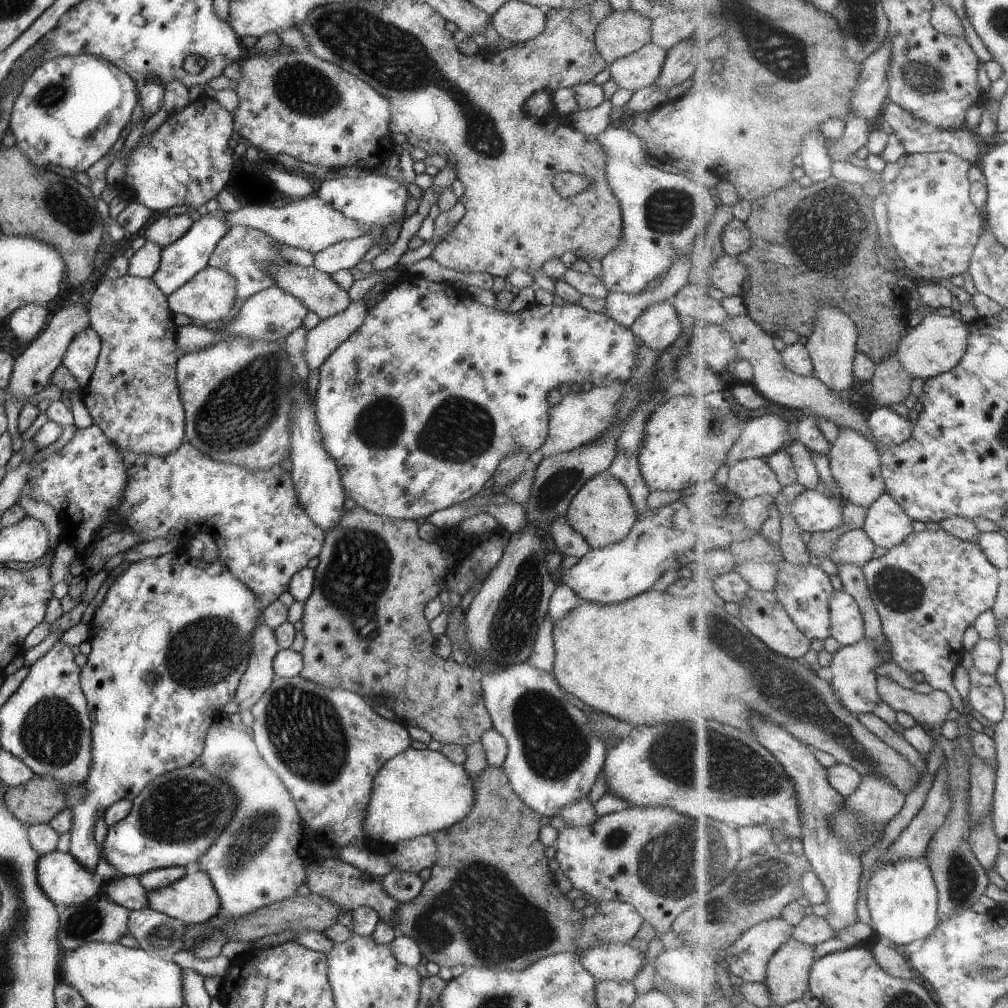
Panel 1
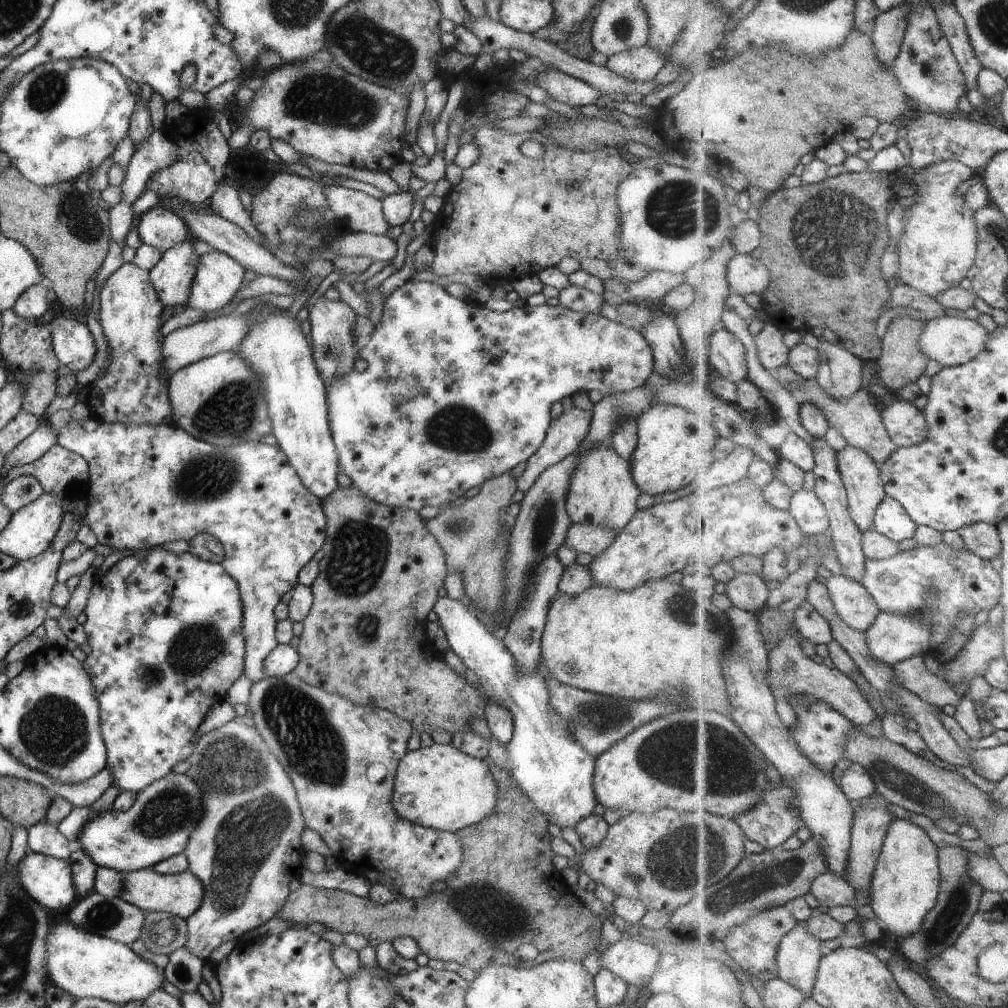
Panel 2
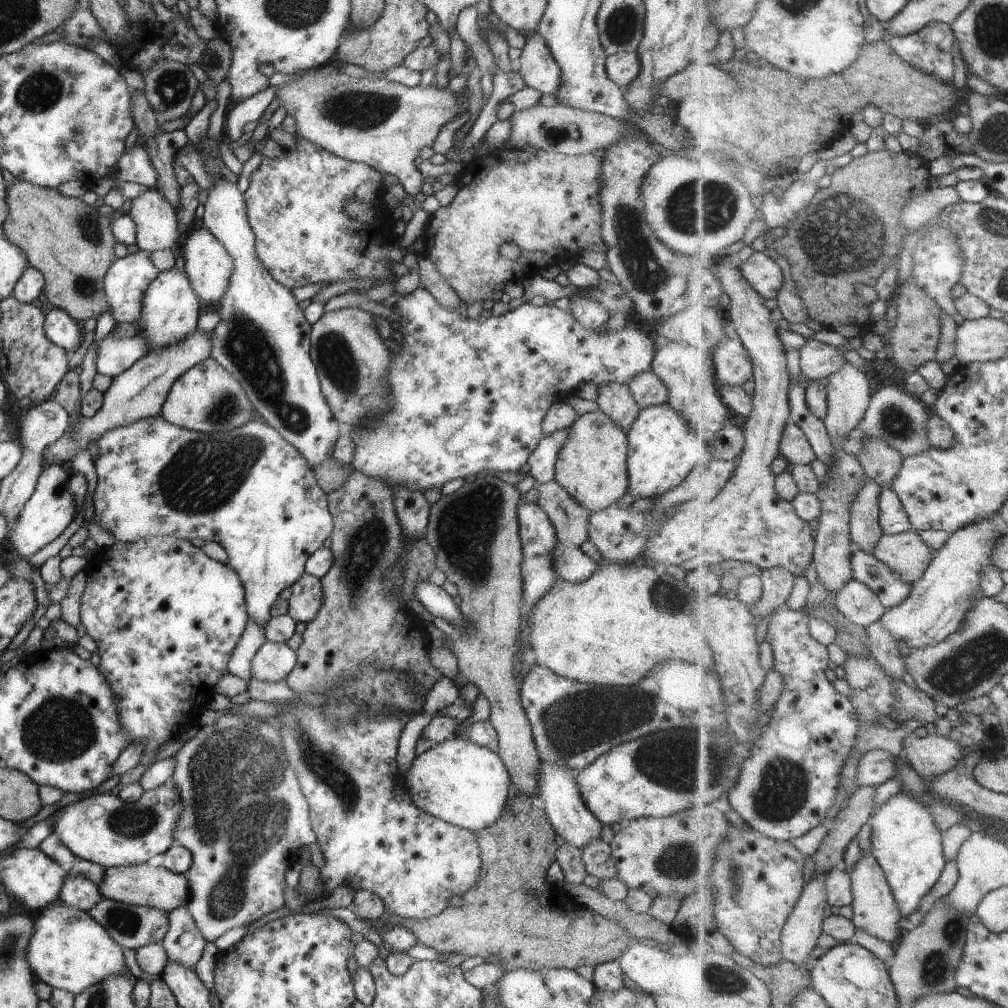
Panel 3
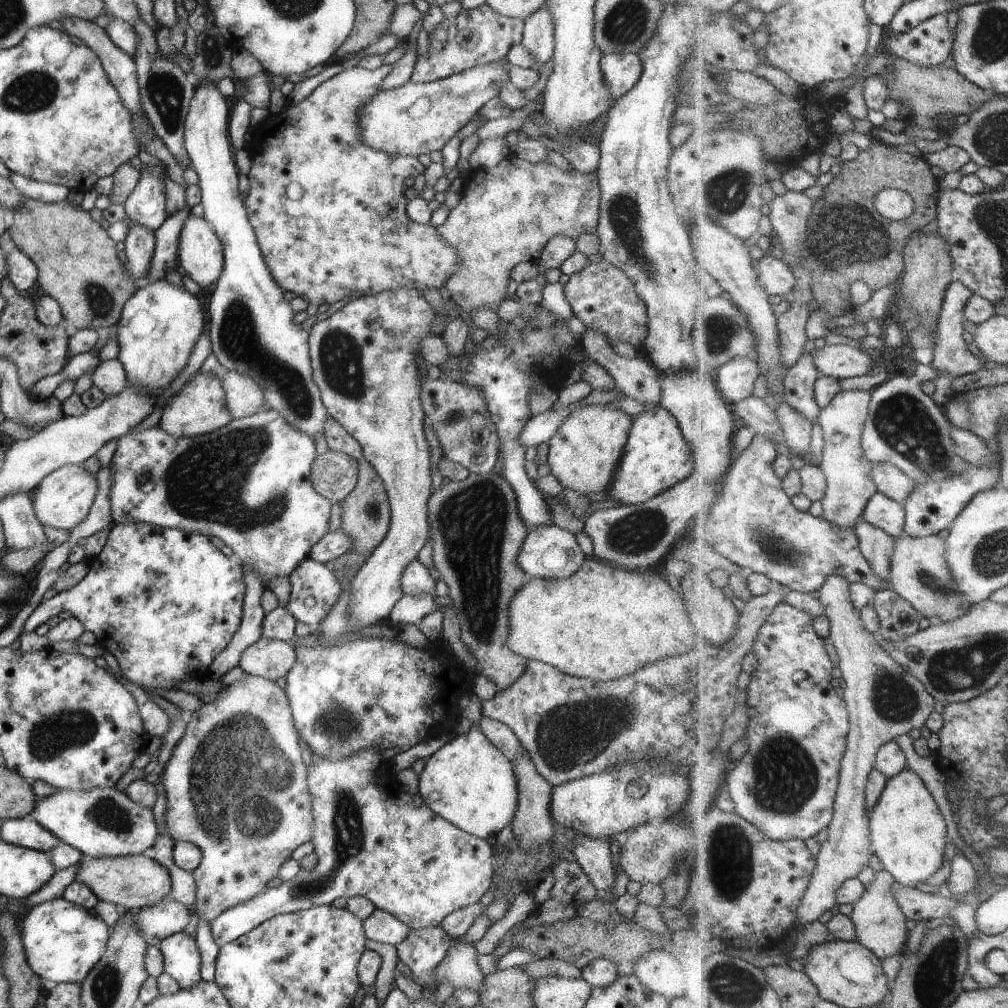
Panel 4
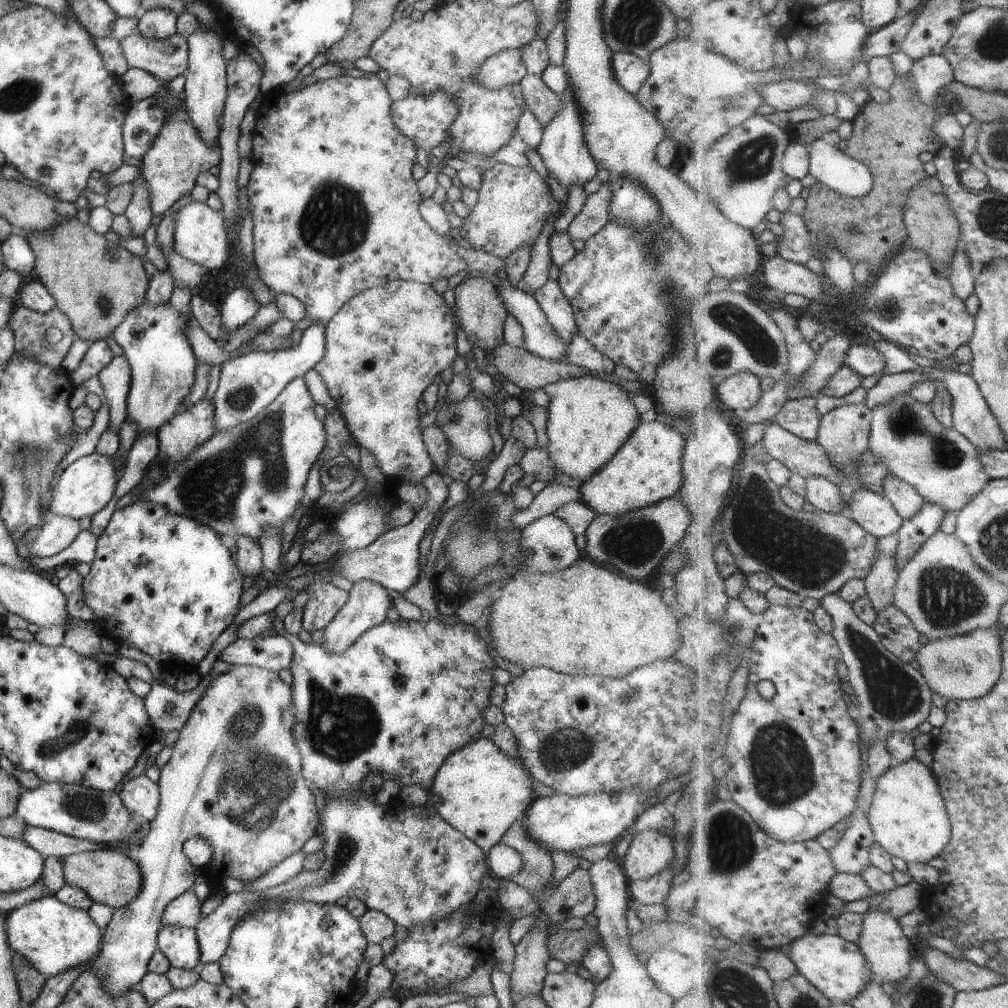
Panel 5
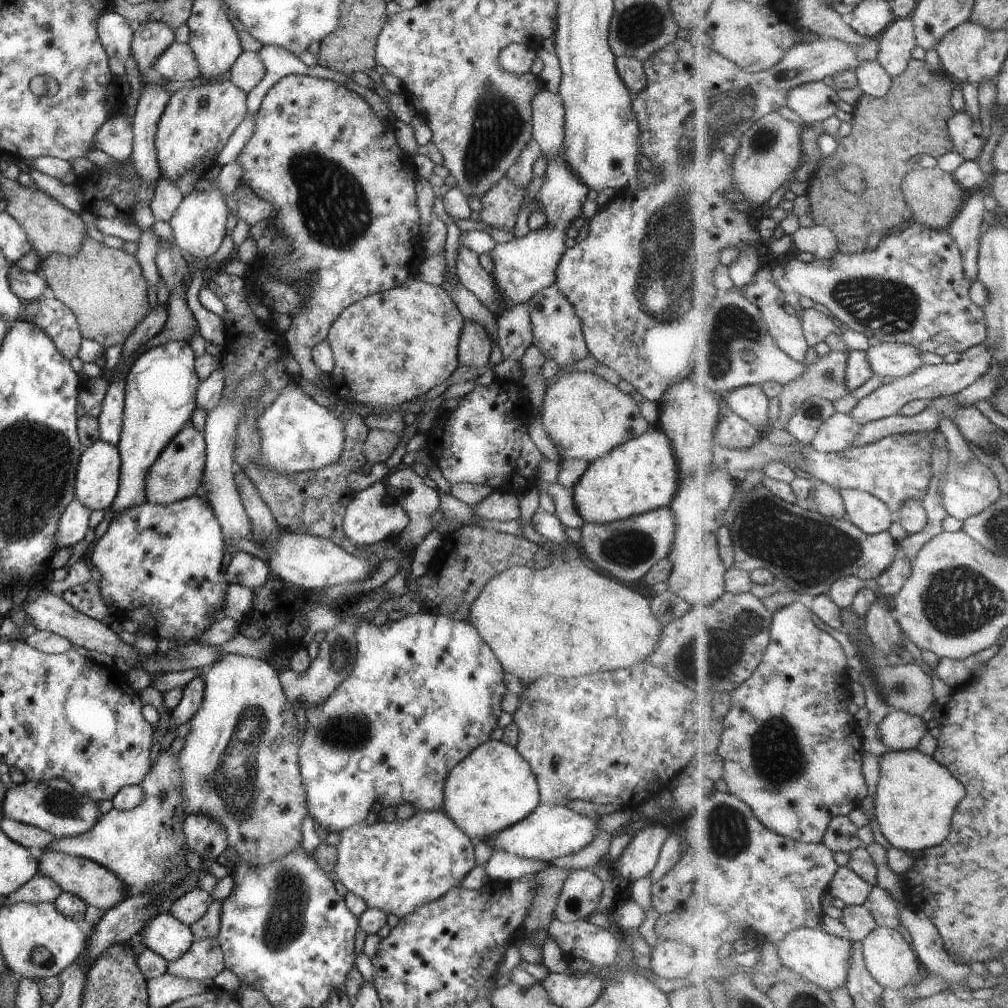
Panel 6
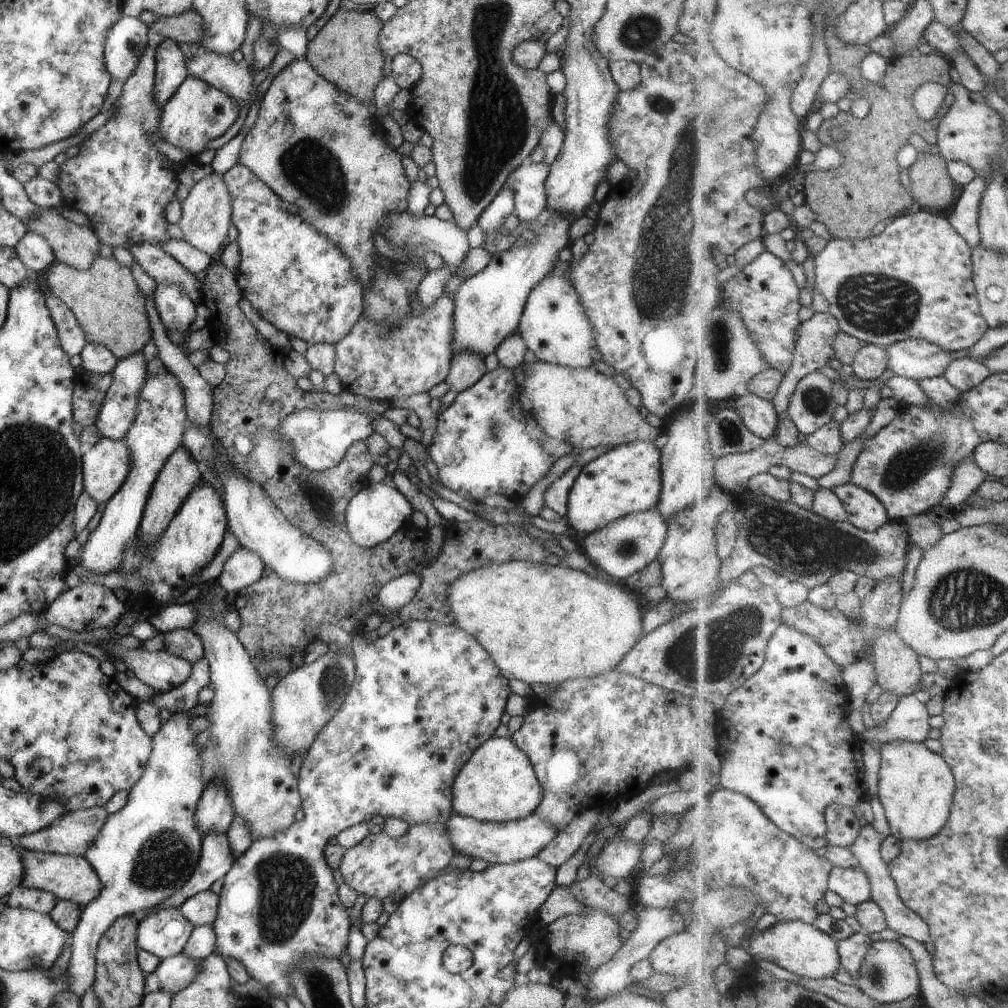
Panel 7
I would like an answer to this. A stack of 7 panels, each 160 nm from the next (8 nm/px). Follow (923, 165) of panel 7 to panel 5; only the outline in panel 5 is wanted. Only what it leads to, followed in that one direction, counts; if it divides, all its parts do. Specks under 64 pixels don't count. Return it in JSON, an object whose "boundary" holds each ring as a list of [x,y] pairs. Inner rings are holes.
{"boundary":[[[928,176],[926,182],[915,185],[908,194],[904,216],[909,232],[908,245],[923,249],[935,262],[936,271],[949,271],[950,264],[961,246],[961,226],[948,196],[943,192],[943,184],[937,177]]]}

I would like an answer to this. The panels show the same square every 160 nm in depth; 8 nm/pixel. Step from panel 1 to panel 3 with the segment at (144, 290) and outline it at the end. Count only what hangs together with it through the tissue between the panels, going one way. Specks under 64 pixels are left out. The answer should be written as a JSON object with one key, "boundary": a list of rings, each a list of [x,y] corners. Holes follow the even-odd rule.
{"boundary":[[[137,249],[135,252],[126,254],[122,258],[115,259],[107,268],[102,280],[102,285],[106,294],[109,312],[116,324],[121,322],[129,322],[134,324],[134,320],[139,316],[140,300],[143,291],[155,276],[158,270],[150,261],[150,251]]]}

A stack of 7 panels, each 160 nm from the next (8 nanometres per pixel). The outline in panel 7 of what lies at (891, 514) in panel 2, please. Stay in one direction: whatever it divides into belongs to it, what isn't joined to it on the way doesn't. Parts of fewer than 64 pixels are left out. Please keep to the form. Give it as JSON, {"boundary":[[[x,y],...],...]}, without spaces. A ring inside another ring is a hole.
{"boundary":[[[847,483],[833,489],[845,505],[848,520],[853,526],[867,532],[878,531],[890,520],[885,505],[874,493],[859,485]]]}

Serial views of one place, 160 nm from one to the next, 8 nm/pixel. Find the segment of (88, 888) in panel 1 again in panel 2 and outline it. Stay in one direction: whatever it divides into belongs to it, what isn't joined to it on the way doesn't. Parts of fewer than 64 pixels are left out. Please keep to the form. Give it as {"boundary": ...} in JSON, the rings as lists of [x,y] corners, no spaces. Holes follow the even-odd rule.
{"boundary":[[[27,851],[17,870],[26,893],[43,908],[61,910],[76,901],[68,861]]]}

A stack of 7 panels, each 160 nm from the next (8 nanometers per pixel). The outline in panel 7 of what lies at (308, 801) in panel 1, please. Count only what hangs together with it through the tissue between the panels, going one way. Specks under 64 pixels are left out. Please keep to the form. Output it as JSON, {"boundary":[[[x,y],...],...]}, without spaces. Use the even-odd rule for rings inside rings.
{"boundary":[[[419,823],[409,825],[399,837],[388,837],[381,832],[377,835],[368,834],[359,843],[344,849],[338,869],[344,883],[365,894],[380,900],[392,894],[399,900],[415,888],[435,876],[437,870],[445,868],[453,853],[452,844],[446,835],[443,823]],[[183,953],[160,959],[160,963],[146,974],[143,983],[145,993],[153,991],[177,992],[194,979],[198,970],[198,960],[187,958]]]}

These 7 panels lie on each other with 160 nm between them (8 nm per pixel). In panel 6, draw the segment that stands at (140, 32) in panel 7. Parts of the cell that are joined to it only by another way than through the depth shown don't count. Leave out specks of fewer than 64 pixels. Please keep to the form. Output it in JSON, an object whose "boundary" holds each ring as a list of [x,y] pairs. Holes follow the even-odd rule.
{"boundary":[[[109,9],[105,11],[96,24],[96,33],[103,50],[108,57],[117,56],[125,61],[130,56],[133,24],[125,21],[120,14]]]}

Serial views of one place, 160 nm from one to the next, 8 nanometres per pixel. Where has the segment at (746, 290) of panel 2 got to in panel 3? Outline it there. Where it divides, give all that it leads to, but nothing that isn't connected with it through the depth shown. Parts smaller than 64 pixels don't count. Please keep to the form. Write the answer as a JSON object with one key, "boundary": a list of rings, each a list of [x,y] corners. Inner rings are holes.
{"boundary":[[[755,251],[739,265],[747,280],[765,299],[779,296],[779,290],[783,288],[783,270],[766,252]]]}

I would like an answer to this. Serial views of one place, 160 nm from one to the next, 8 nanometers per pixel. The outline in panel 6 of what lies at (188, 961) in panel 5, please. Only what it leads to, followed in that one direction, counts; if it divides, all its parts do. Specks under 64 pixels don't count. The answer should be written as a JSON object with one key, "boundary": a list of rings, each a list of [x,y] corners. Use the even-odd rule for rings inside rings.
{"boundary":[[[159,913],[142,926],[142,946],[167,962],[179,958],[193,941],[189,926],[169,913]]]}

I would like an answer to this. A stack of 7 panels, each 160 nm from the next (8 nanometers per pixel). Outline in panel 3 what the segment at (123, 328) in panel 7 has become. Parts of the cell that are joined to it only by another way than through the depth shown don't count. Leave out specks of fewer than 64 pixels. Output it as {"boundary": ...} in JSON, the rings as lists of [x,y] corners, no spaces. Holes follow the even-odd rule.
{"boundary":[[[14,180],[13,184],[6,187],[5,202],[8,213],[2,222],[2,232],[10,243],[23,249],[27,264],[44,276],[42,304],[60,308],[72,319],[84,321],[97,318],[105,310],[109,311],[102,280],[107,268],[116,259],[110,222],[114,216],[121,214],[115,212],[109,219],[103,218],[93,205],[85,204],[79,196],[67,197],[57,188],[40,187],[20,180]]]}

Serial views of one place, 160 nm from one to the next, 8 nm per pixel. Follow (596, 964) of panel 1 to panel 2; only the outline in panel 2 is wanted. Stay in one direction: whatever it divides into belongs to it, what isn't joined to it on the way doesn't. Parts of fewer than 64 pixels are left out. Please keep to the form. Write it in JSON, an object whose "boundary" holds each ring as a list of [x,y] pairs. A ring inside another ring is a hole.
{"boundary":[[[621,938],[609,946],[599,959],[599,967],[619,976],[627,984],[642,987],[656,971],[660,947],[643,944],[630,938]]]}

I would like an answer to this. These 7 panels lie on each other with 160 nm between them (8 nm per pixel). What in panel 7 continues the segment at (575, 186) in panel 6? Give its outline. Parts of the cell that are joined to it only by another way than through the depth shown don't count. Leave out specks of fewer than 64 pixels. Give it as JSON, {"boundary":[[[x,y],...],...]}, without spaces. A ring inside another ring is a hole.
{"boundary":[[[545,208],[541,217],[541,231],[535,235],[535,240],[527,242],[527,246],[514,248],[510,247],[505,251],[498,251],[497,254],[490,256],[487,266],[465,279],[457,288],[454,294],[452,312],[452,329],[451,329],[451,344],[450,353],[457,355],[463,351],[471,351],[475,355],[482,357],[495,352],[502,340],[505,340],[509,335],[516,332],[519,322],[519,317],[522,316],[523,307],[531,288],[535,286],[550,271],[552,264],[558,259],[557,253],[569,246],[567,231],[573,222],[573,218],[568,215],[557,215]]]}

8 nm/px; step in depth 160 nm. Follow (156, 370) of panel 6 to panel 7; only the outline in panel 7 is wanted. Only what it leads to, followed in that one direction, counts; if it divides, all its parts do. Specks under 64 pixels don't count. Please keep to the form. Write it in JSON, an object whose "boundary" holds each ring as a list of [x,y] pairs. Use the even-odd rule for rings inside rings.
{"boundary":[[[161,366],[154,377],[145,376],[142,389],[139,391],[135,418],[123,438],[130,448],[130,467],[119,490],[105,503],[99,523],[88,534],[83,545],[79,565],[84,571],[93,575],[104,575],[120,566],[123,551],[137,532],[157,473],[171,451],[180,446],[182,432],[186,426],[182,388],[177,377]]]}

